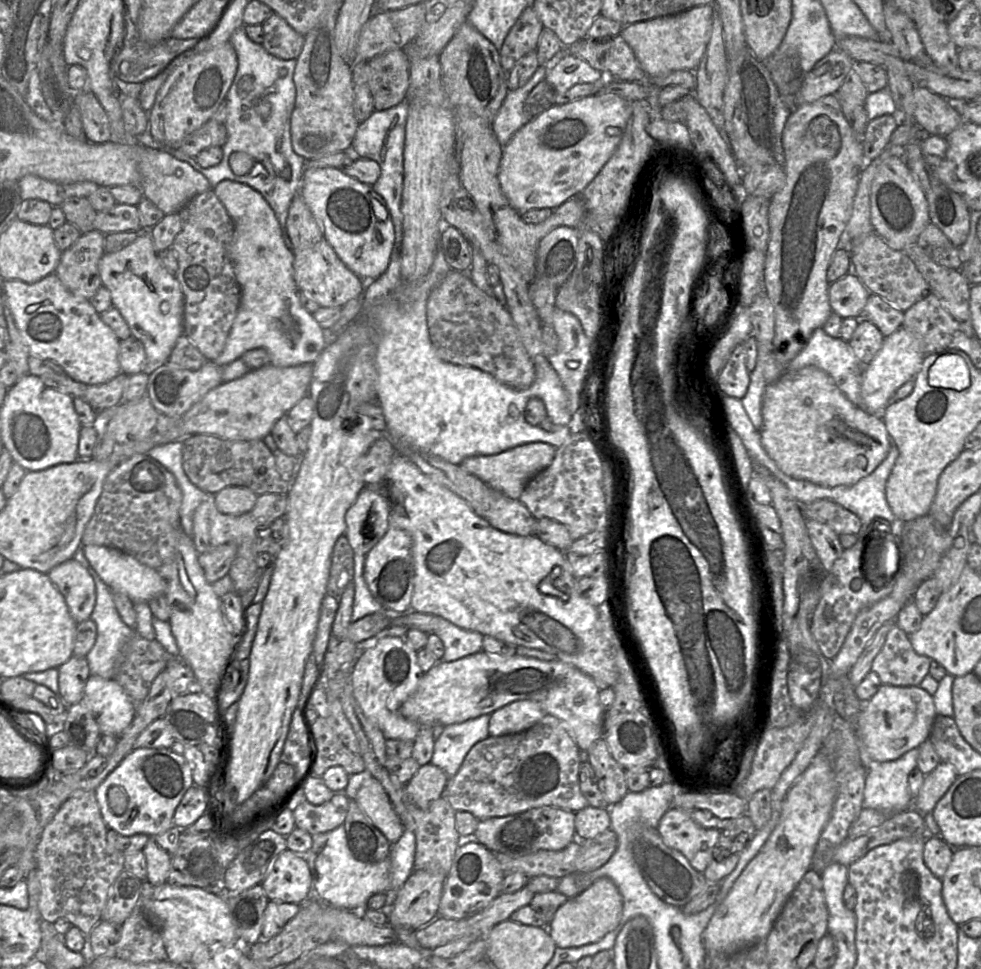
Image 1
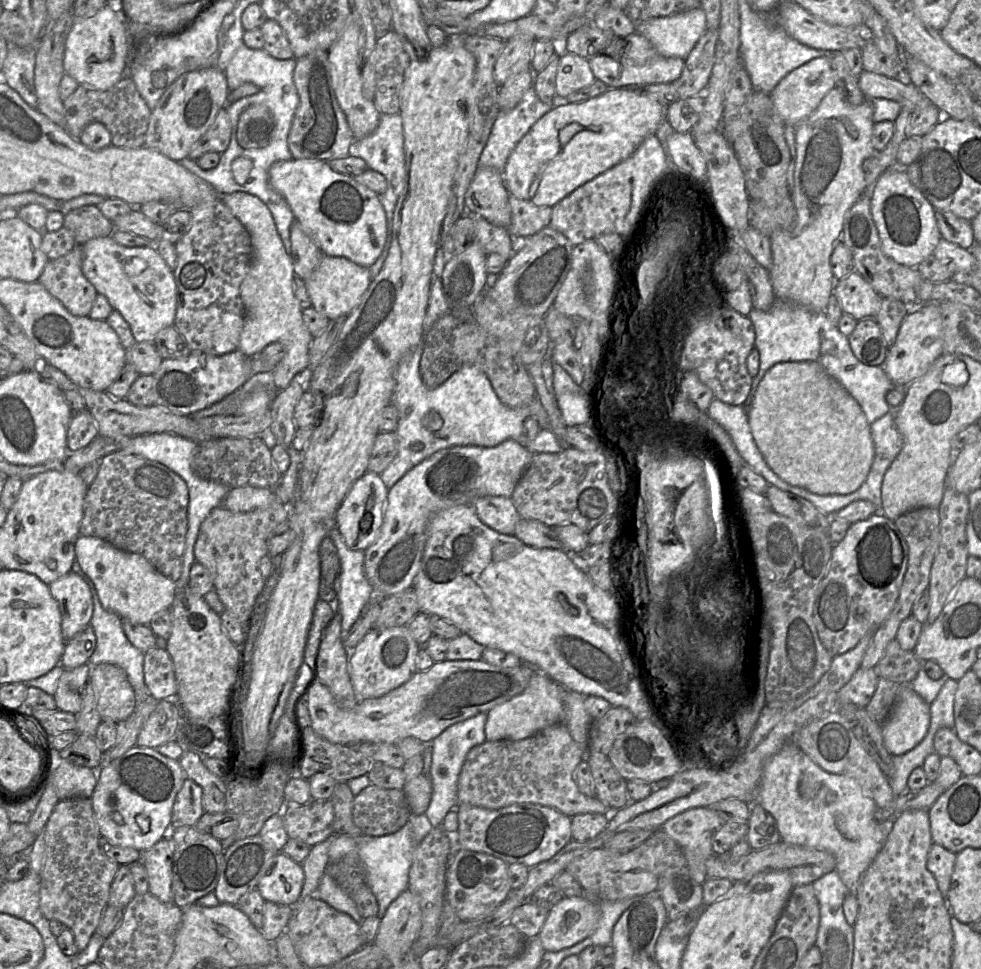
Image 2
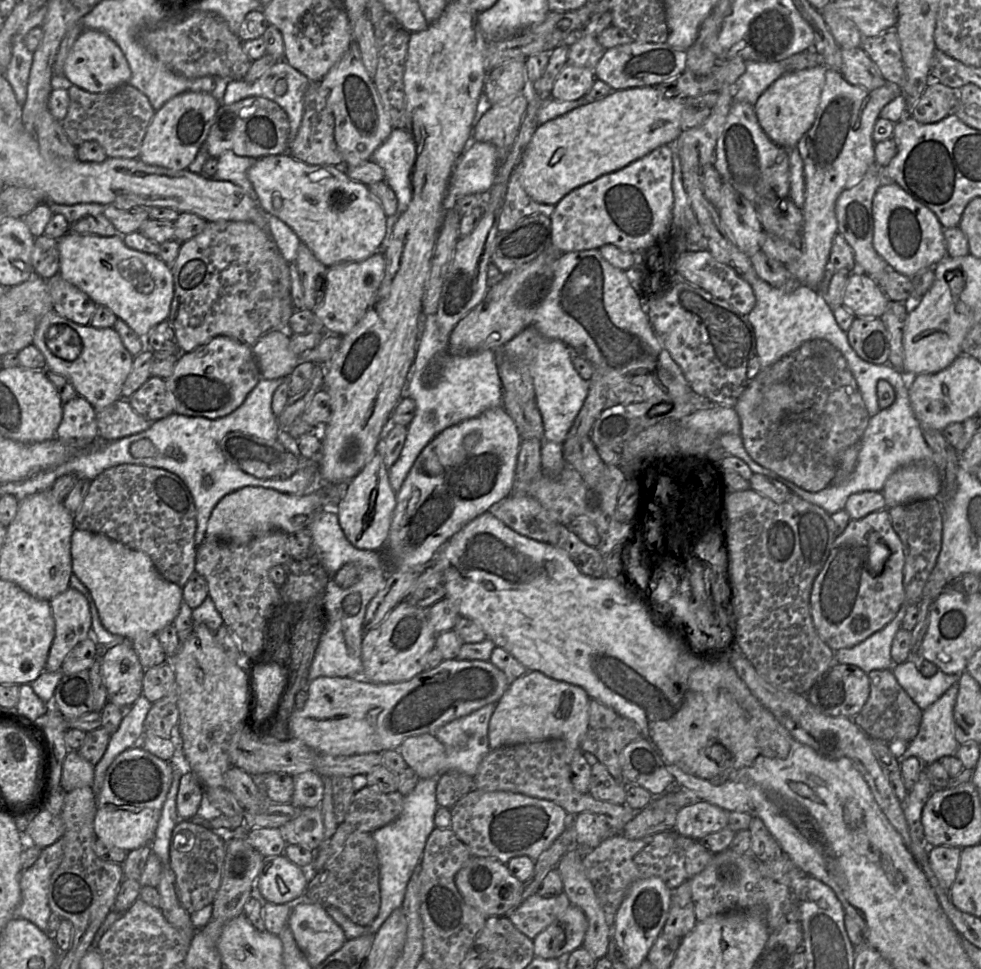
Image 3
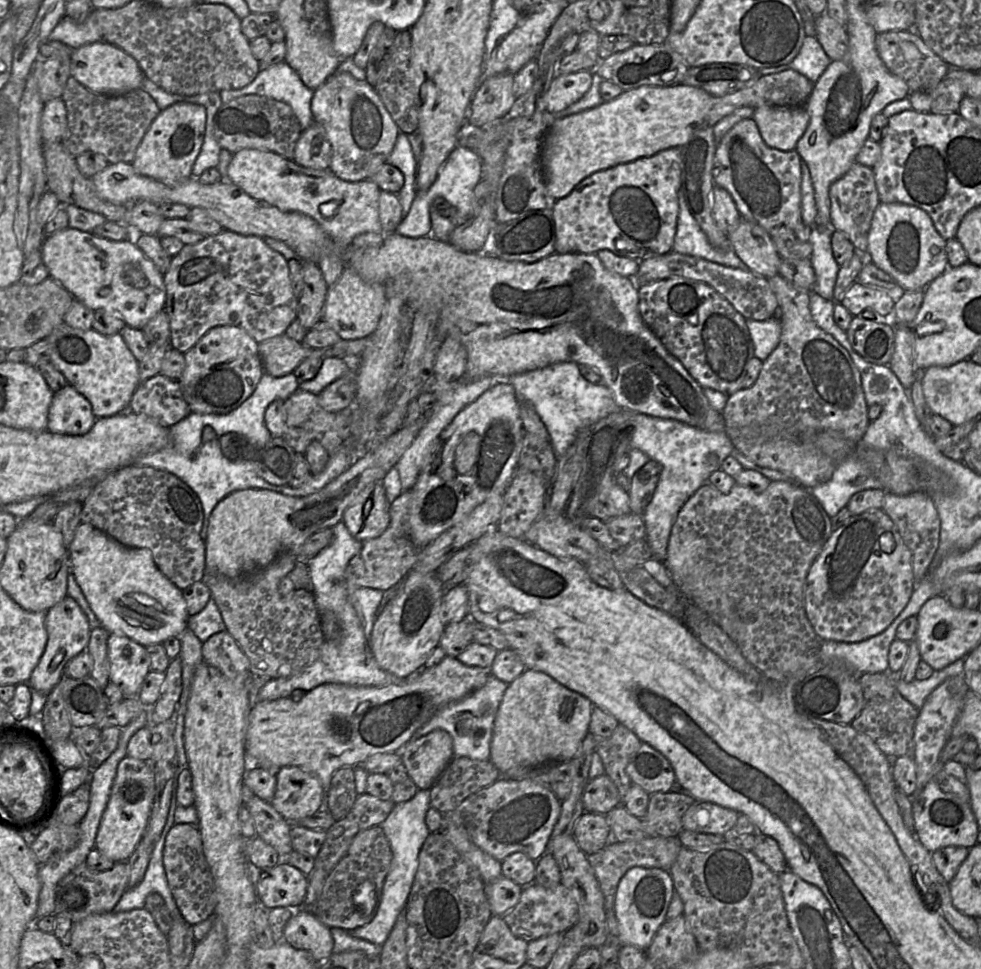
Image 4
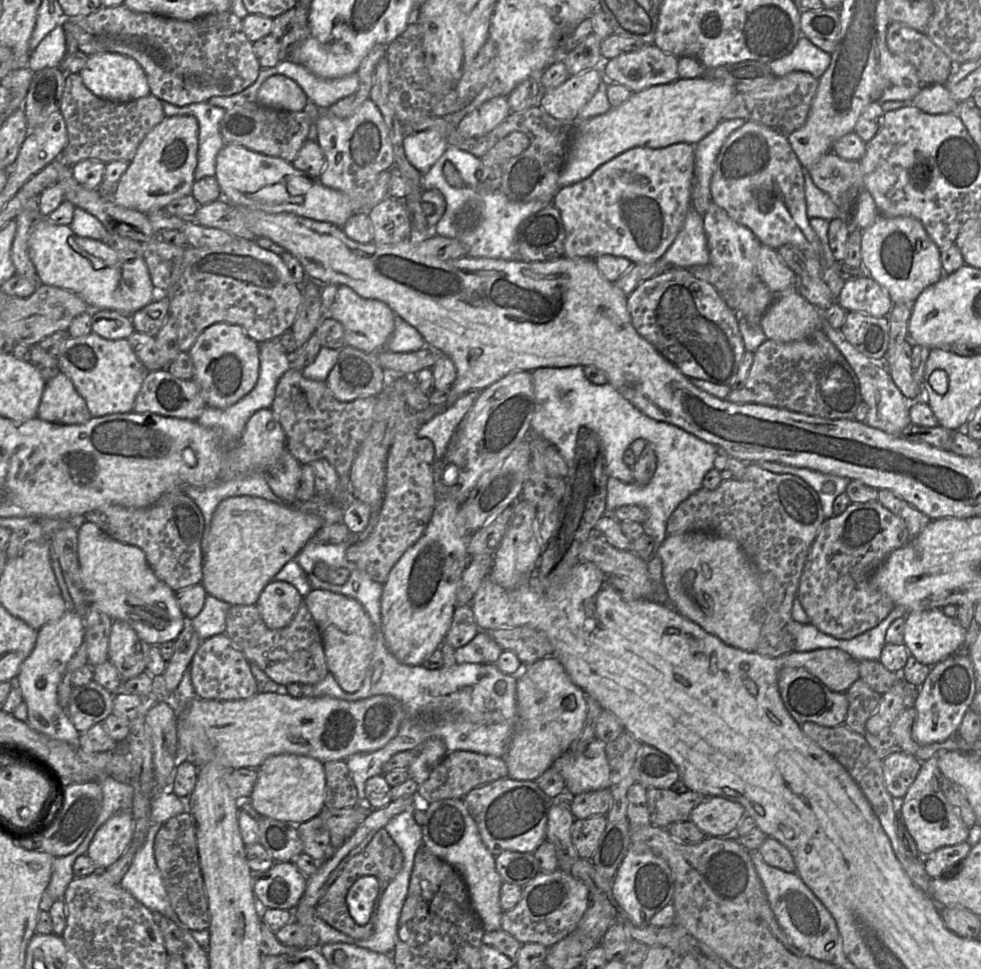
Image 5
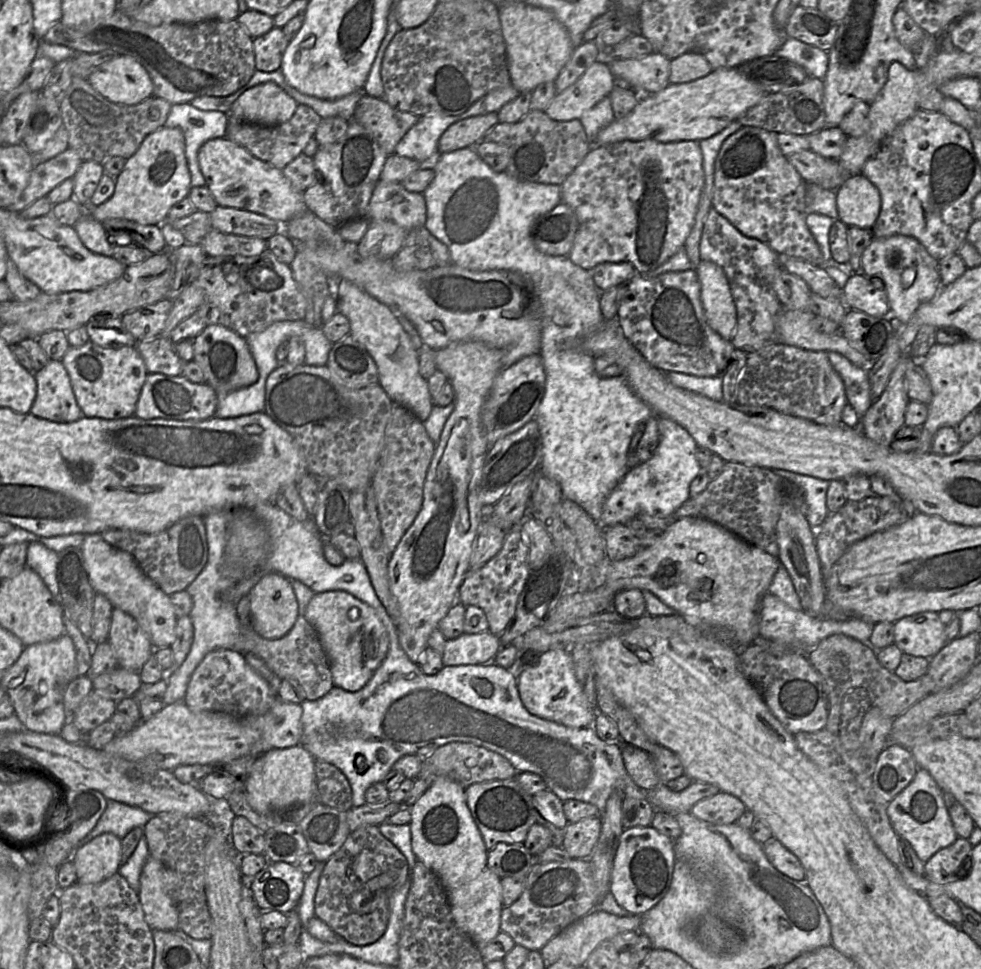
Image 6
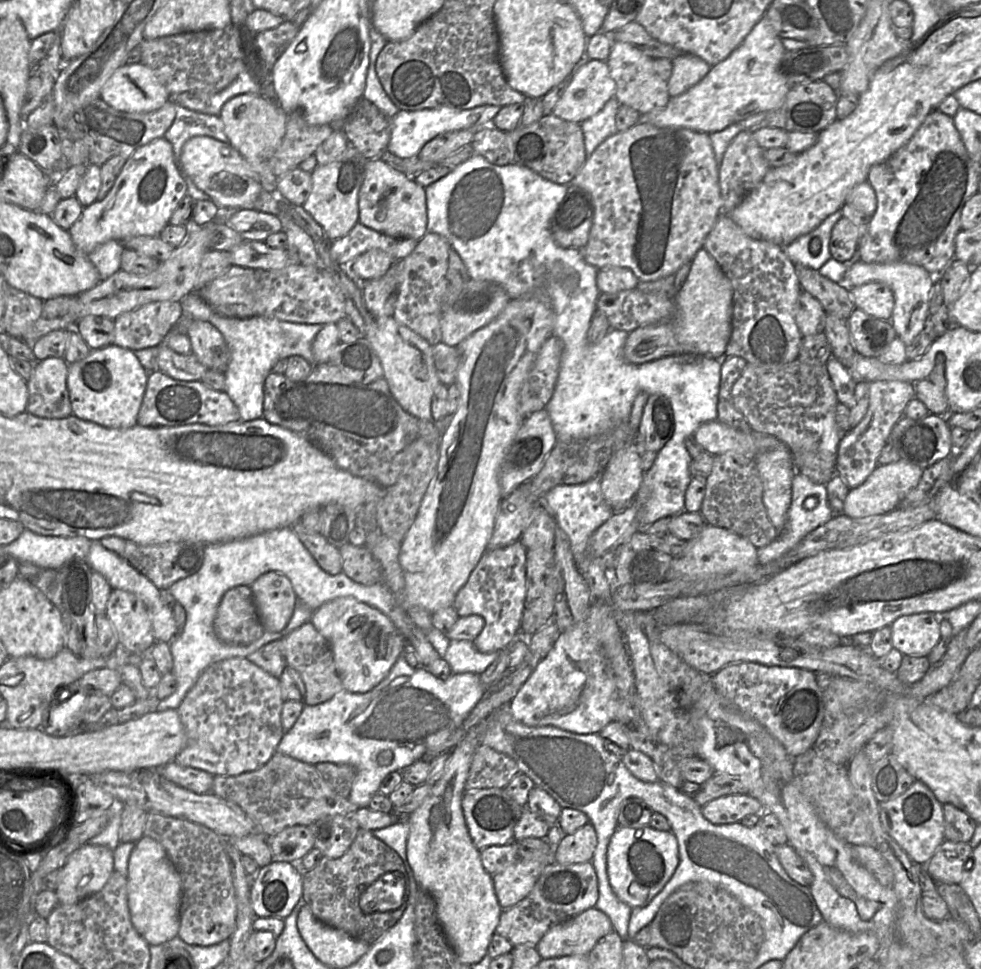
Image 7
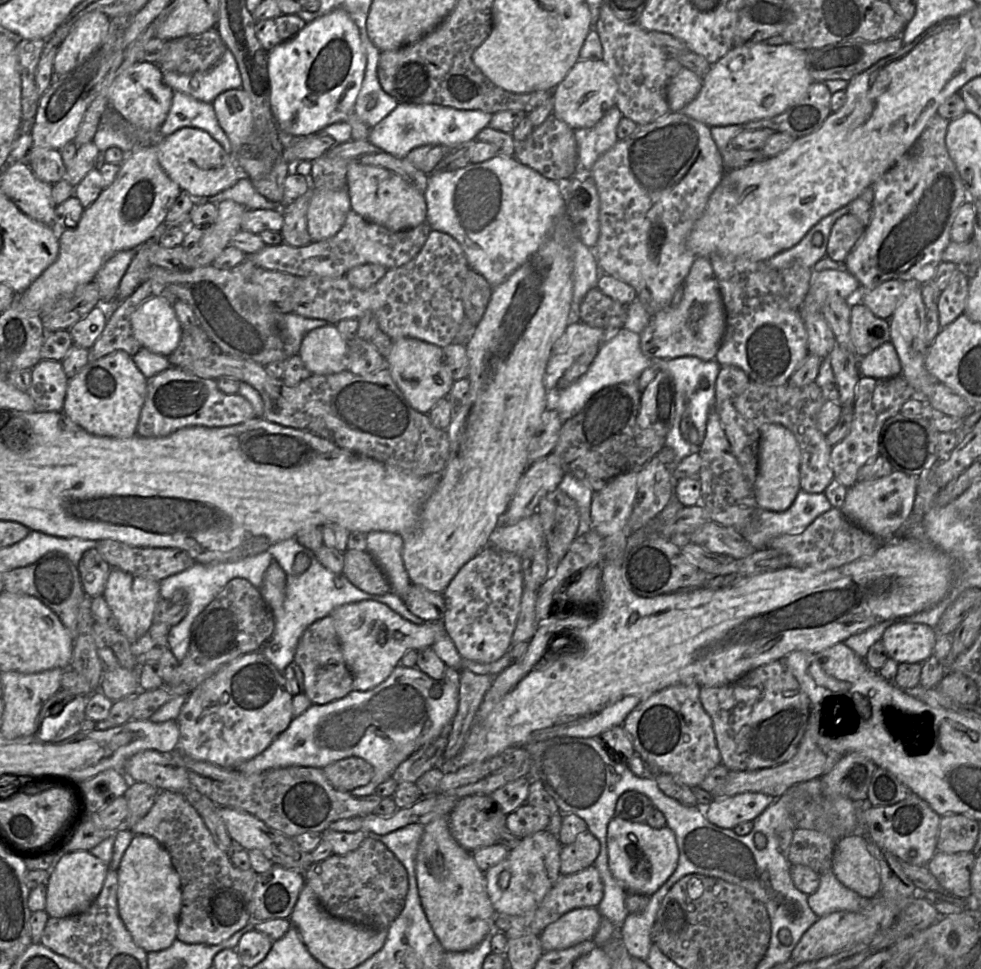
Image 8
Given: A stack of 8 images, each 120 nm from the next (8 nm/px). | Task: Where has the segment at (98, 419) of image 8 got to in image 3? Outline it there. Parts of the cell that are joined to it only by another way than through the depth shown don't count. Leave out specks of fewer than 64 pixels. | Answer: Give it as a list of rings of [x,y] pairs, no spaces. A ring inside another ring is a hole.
[[[51,310],[38,323],[32,344],[44,355],[46,370],[65,377],[96,412],[122,399],[122,387],[131,372],[134,357],[113,328],[83,326]]]

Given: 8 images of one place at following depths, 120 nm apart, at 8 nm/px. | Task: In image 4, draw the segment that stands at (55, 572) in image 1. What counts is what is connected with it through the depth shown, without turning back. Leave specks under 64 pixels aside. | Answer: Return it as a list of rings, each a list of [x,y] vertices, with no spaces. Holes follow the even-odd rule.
[[[69,596],[54,605],[45,614],[48,639],[45,650],[31,673],[28,685],[32,690],[48,695],[63,677],[68,662],[86,650],[92,629],[81,607]]]

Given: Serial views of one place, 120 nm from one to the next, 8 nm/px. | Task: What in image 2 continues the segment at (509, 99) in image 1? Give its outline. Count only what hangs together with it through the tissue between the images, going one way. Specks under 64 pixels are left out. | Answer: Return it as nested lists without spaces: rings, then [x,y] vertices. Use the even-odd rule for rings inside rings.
[[[531,85],[514,109],[498,114],[479,157],[479,166],[503,172],[510,154],[520,140],[552,108],[553,104],[544,103],[537,97]]]

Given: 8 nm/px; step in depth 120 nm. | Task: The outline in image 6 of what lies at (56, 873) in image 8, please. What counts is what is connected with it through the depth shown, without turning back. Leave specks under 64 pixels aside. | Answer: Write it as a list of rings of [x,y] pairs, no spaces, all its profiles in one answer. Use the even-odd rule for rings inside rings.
[[[103,833],[77,849],[70,860],[77,874],[77,883],[97,884],[118,872],[121,866],[121,839]]]

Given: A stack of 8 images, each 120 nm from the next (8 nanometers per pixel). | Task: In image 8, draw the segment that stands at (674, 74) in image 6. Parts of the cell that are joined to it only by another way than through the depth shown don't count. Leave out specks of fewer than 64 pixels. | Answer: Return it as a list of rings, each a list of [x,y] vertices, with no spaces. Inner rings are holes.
[[[686,67],[670,78],[667,87],[667,101],[670,112],[681,112],[693,101],[702,88],[702,81],[697,74]]]

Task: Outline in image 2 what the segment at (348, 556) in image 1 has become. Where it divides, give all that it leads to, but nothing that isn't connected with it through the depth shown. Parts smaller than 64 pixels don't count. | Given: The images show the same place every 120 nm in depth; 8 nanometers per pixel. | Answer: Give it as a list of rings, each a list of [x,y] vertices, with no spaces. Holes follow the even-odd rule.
[[[328,536],[319,547],[320,586],[319,599],[329,603],[334,612],[338,612],[338,593],[340,590],[341,563],[337,549]]]

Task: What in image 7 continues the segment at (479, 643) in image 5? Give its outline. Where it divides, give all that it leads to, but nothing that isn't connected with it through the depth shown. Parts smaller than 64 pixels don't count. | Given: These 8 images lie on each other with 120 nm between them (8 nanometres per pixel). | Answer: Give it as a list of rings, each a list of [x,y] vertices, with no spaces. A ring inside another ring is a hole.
[[[451,640],[444,659],[449,664],[452,673],[480,674],[495,661],[504,650],[489,653],[480,652],[470,640]]]

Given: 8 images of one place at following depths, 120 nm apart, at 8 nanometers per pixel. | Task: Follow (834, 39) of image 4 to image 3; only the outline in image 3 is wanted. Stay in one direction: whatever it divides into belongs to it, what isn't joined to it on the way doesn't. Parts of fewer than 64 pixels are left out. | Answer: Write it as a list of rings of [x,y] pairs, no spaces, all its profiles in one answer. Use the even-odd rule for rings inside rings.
[[[862,47],[841,49],[841,56],[841,73],[850,84],[872,91],[887,83]]]

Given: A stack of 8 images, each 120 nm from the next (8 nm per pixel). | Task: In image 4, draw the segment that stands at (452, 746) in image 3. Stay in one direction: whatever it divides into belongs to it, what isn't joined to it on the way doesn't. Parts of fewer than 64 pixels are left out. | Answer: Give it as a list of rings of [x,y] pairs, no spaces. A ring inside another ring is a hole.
[[[491,674],[481,688],[441,709],[414,733],[412,739],[420,738],[434,730],[444,730],[453,740],[454,757],[489,760],[494,720],[508,685]]]

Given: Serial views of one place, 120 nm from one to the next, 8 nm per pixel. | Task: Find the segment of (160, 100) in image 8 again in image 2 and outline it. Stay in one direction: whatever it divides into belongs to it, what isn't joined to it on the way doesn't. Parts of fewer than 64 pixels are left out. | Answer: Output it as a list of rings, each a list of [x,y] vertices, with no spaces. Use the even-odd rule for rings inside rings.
[[[107,4],[95,15],[85,19],[75,19],[66,38],[63,68],[64,73],[74,78],[79,85],[84,84],[96,90],[108,90],[124,75],[129,63],[128,19],[122,7],[115,12]]]

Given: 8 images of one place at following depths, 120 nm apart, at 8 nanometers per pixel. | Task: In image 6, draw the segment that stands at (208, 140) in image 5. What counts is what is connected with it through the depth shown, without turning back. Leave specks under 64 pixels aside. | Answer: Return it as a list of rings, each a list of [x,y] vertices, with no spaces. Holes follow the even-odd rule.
[[[190,103],[174,104],[164,126],[178,128],[183,132],[191,186],[205,186],[206,182],[198,165],[198,151],[206,141],[225,137],[227,114],[220,111],[202,111]]]

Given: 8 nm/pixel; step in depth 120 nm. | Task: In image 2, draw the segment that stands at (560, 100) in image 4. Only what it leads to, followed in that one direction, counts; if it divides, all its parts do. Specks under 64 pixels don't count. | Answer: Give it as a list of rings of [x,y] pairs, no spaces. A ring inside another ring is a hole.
[[[558,50],[560,62],[555,81],[555,92],[559,98],[566,98],[595,81],[587,59],[576,54]]]

